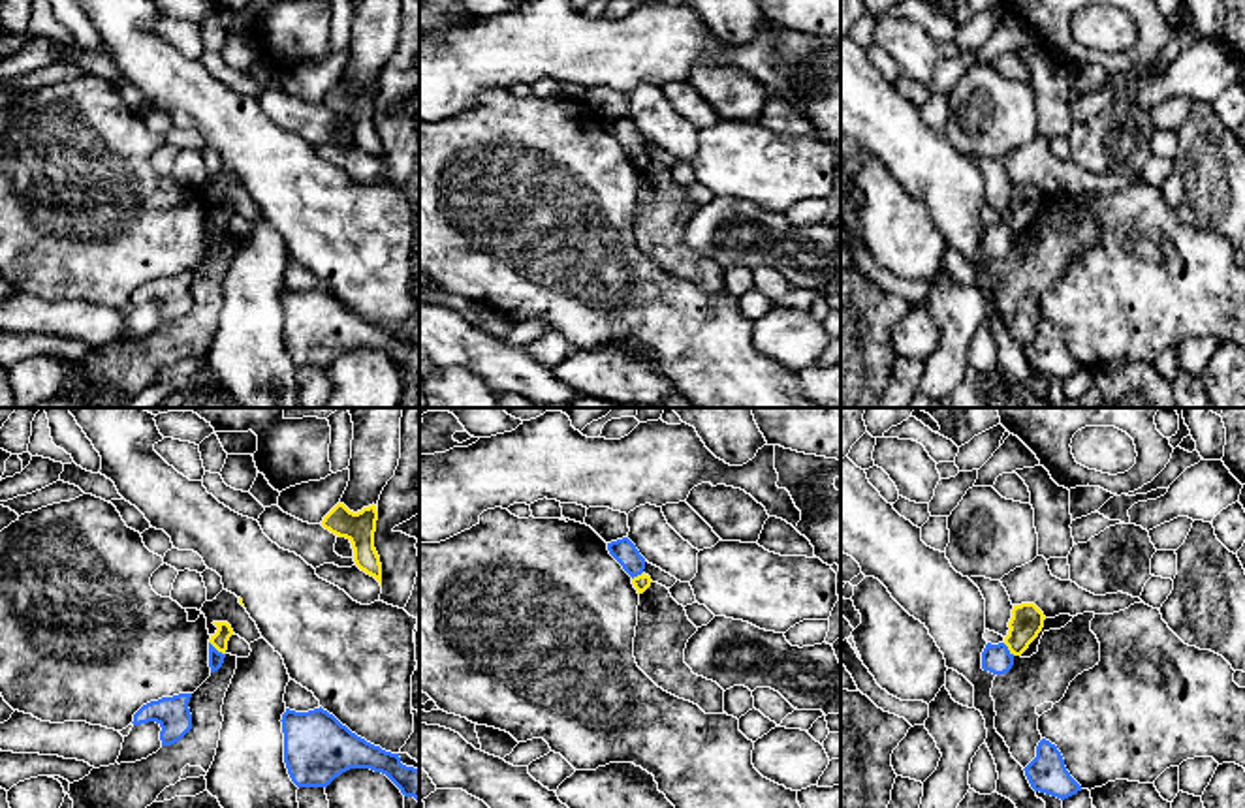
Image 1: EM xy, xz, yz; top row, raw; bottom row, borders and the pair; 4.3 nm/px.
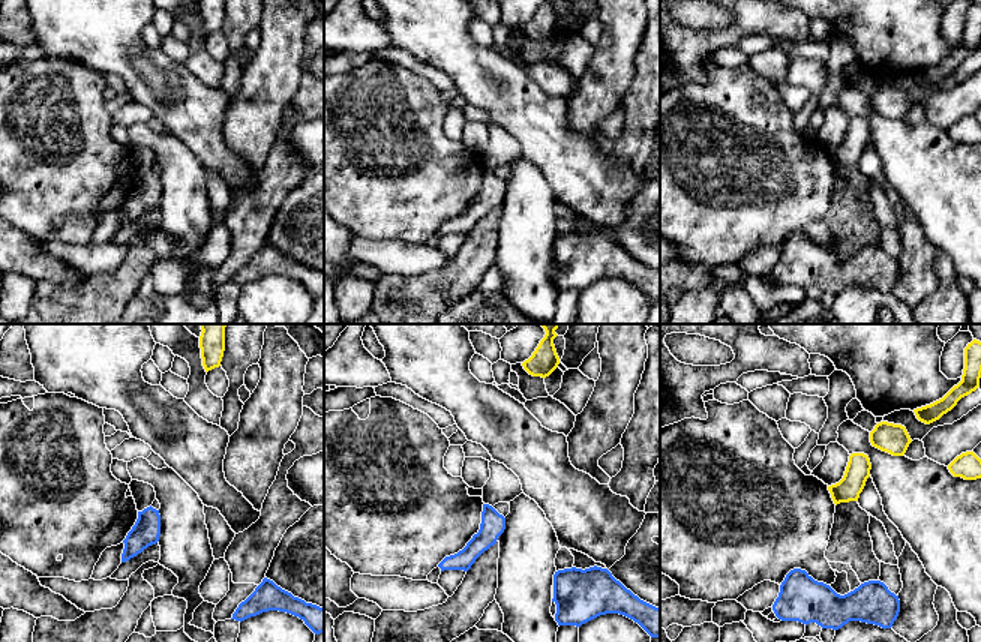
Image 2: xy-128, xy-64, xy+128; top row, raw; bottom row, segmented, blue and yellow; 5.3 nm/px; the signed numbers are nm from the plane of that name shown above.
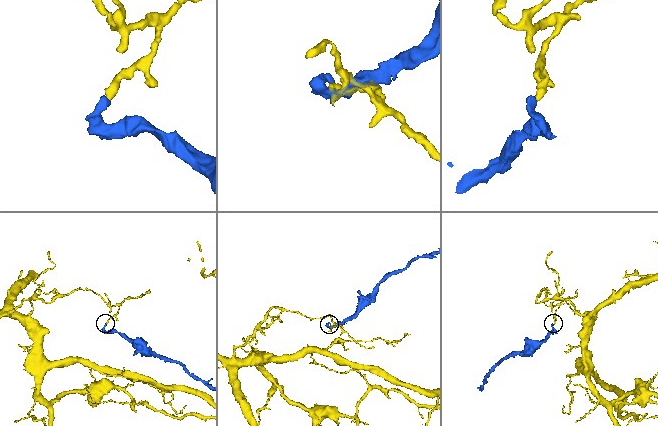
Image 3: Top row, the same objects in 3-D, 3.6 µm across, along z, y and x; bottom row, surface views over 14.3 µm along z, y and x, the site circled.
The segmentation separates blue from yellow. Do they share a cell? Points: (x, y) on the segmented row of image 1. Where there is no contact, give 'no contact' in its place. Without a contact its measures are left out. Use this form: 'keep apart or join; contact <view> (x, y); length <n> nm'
keep apart; contact xy (215, 649); length 90 nm

